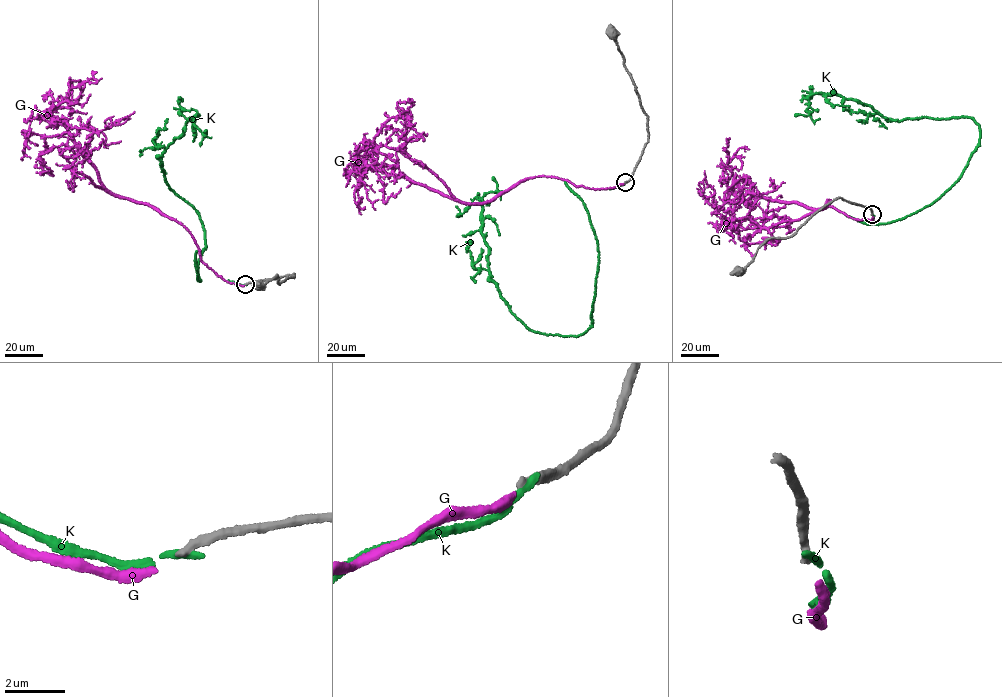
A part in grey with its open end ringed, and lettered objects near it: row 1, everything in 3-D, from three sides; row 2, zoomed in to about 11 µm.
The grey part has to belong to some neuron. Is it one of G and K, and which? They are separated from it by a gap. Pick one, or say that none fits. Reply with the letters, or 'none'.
G

